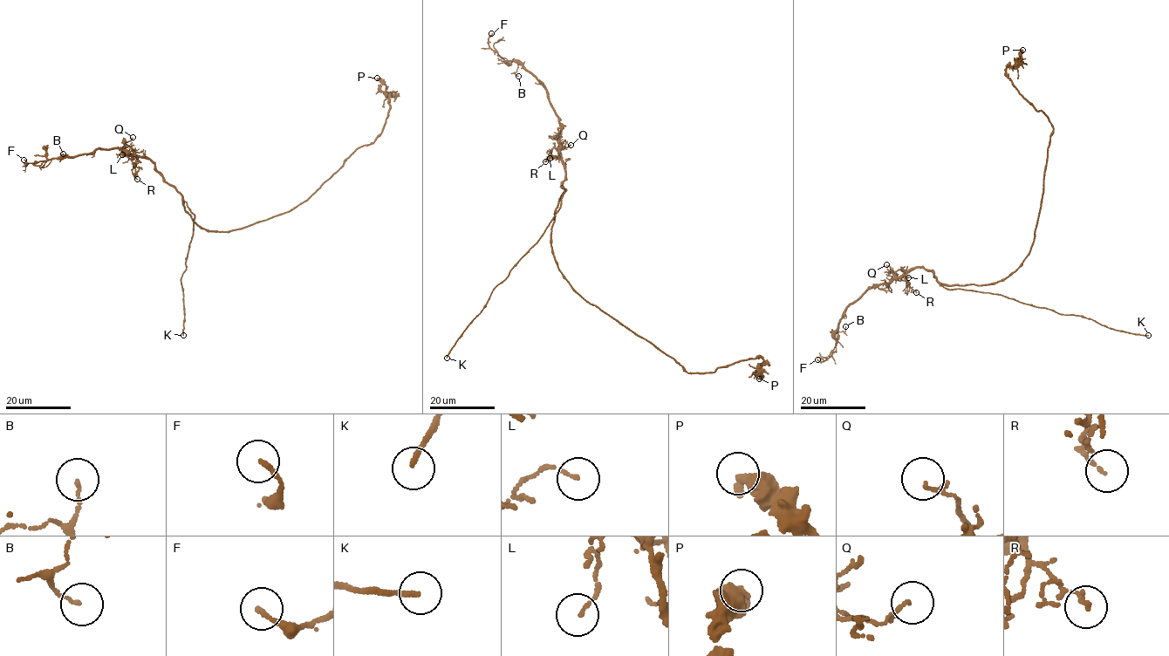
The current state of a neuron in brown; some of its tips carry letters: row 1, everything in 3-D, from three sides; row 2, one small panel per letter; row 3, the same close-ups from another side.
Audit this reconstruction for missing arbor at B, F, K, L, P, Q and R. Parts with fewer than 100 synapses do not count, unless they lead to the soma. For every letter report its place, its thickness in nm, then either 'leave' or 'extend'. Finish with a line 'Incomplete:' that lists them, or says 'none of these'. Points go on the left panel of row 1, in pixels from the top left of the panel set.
B: (63, 153) | 110 nm | leave
F: (23, 160) | 130 nm | leave
K: (183, 335) | 160 nm | extend
L: (122, 154) | 90 nm | leave
P: (377, 78) | 360 nm | leave
Q: (133, 137) | 90 nm | leave
R: (137, 179) | 110 nm | leave
Incomplete: K

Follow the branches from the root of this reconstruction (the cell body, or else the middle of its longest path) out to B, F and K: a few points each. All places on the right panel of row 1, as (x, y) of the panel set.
B: (1003, 278), (979, 286), (947, 286), (927, 269), (908, 269), (867, 289), (848, 304), (835, 332), (845, 326)
F: (1003, 278), (979, 286), (947, 286), (927, 269), (908, 269), (867, 289), (848, 304), (830, 356), (817, 359)
K: (1003, 278), (979, 286), (939, 285), (948, 290), (1001, 294), (1063, 315), (1083, 316), (1117, 330), (1148, 335)

